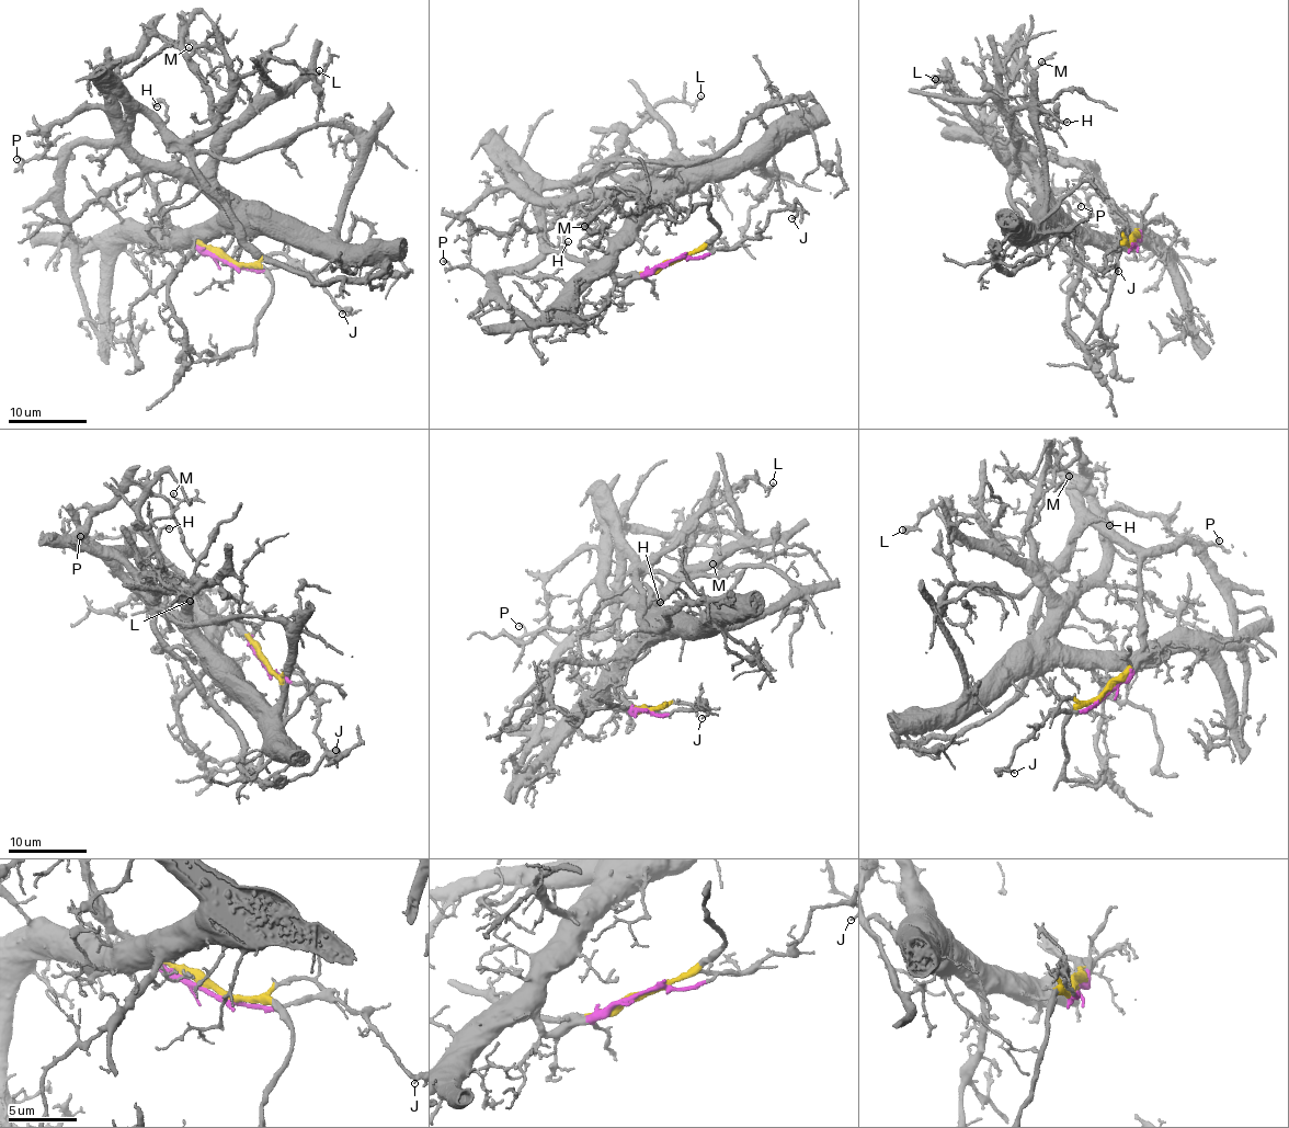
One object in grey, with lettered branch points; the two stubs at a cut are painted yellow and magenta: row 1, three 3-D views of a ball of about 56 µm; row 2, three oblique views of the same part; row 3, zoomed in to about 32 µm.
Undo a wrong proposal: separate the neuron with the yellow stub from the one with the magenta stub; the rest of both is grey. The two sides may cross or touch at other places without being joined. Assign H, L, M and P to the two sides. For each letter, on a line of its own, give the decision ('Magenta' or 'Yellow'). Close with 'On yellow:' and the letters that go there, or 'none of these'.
H: Yellow
L: Yellow
M: Yellow
P: Yellow
On yellow: H, L, M, P

